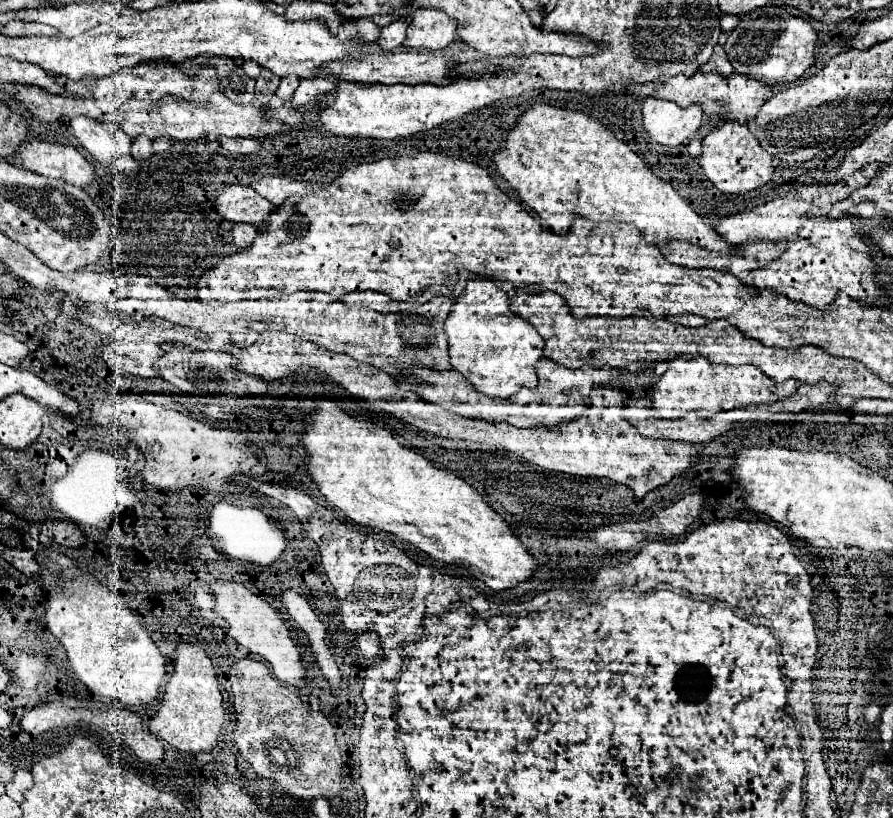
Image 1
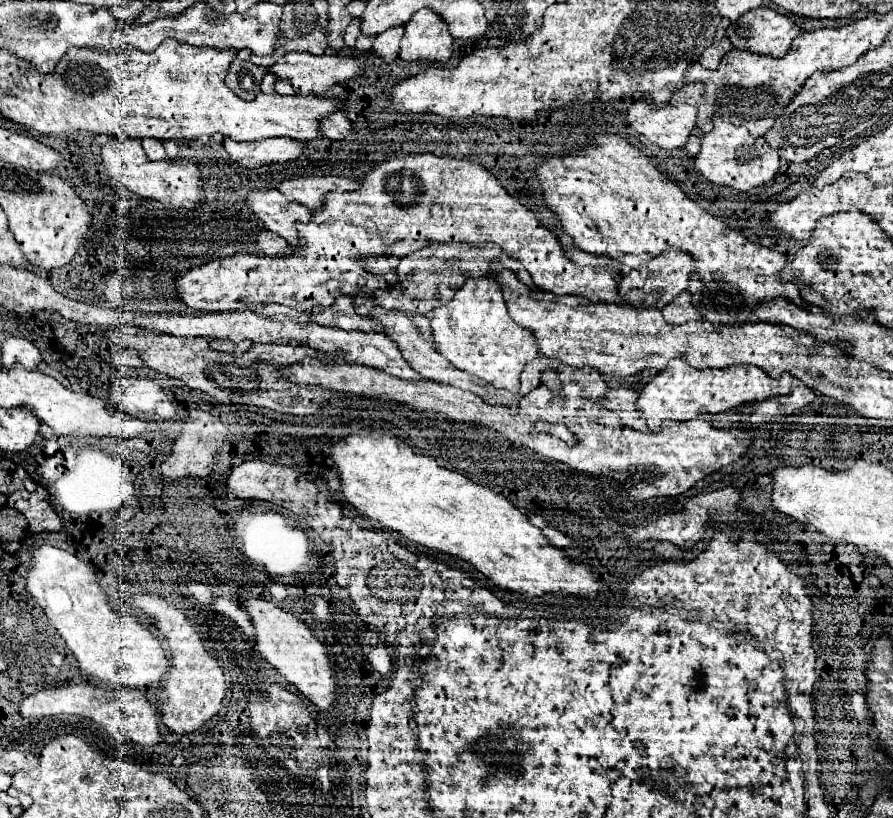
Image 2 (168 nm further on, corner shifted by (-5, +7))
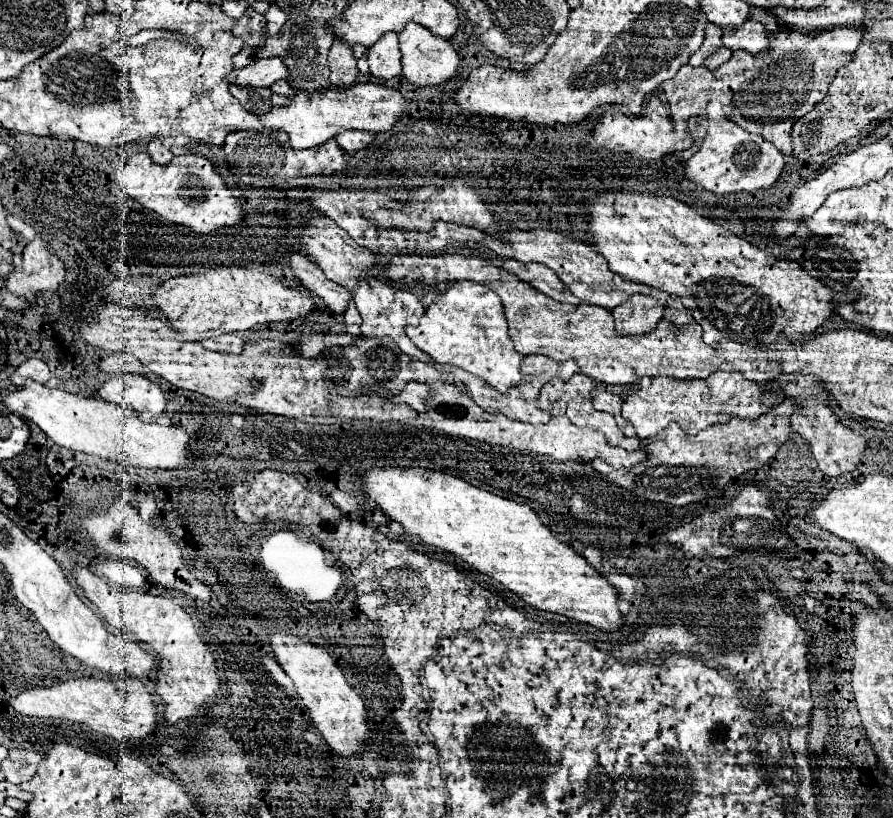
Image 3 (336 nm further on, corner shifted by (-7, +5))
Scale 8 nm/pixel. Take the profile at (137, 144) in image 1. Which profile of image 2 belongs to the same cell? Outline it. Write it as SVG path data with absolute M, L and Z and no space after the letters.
M141 139L141 145L145 149L145 155L151 159L151 161L157 161L157 159L165 159L165 149L161 145L161 141L157 139Z

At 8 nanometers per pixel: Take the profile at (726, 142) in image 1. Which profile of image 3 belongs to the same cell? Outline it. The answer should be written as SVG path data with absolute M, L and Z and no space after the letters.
M721 117L709 121L709 131L699 151L685 161L685 177L695 181L703 189L725 195L725 193L755 193L757 189L771 187L785 167L785 157L759 135L751 135L731 119Z

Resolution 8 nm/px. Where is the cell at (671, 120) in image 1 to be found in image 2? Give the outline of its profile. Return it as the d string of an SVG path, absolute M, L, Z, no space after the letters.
M651 99L635 101L627 111L629 125L643 133L653 145L661 149L685 147L697 119L697 107L679 105L657 105Z

